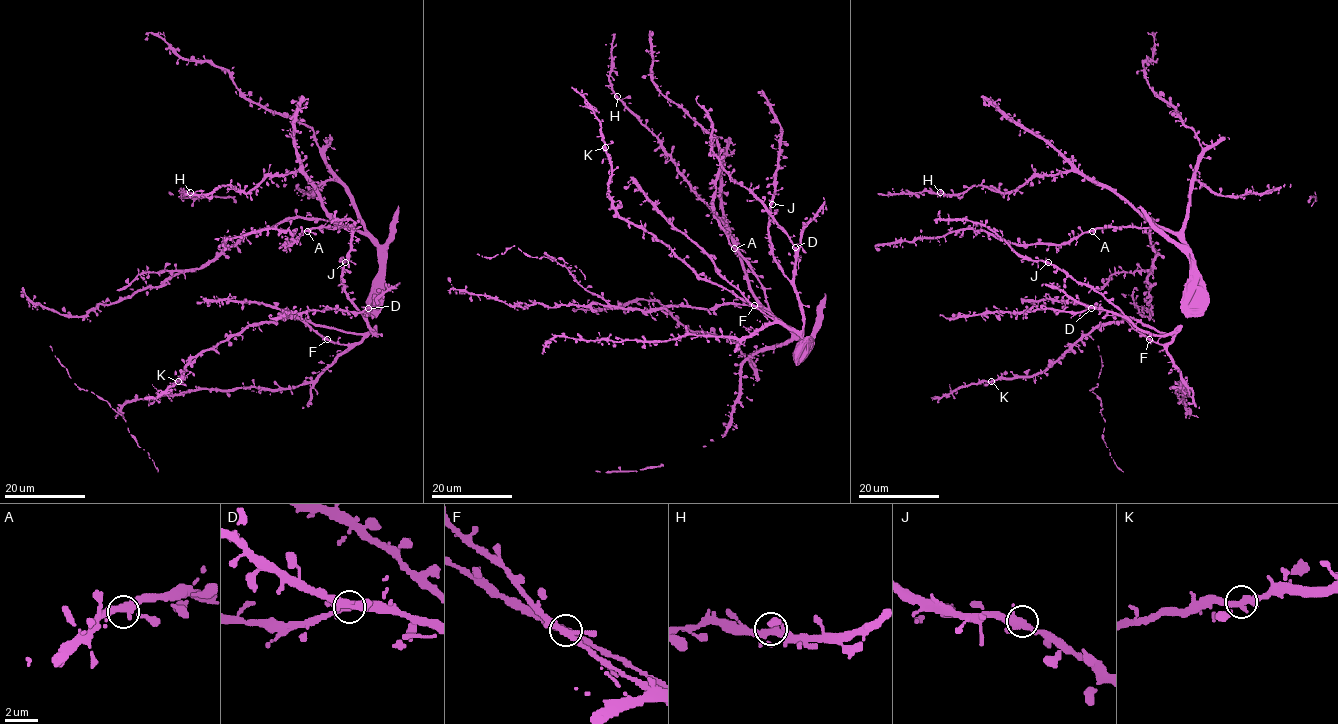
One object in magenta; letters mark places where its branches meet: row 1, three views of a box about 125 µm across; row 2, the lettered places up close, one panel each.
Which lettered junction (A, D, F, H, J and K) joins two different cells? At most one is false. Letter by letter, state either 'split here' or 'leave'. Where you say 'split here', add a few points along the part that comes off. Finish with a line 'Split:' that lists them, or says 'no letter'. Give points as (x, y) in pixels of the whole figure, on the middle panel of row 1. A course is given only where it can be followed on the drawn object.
A: leave
D: leave
F: leave
H: leave
J: leave
K: leave
Split: no letter

